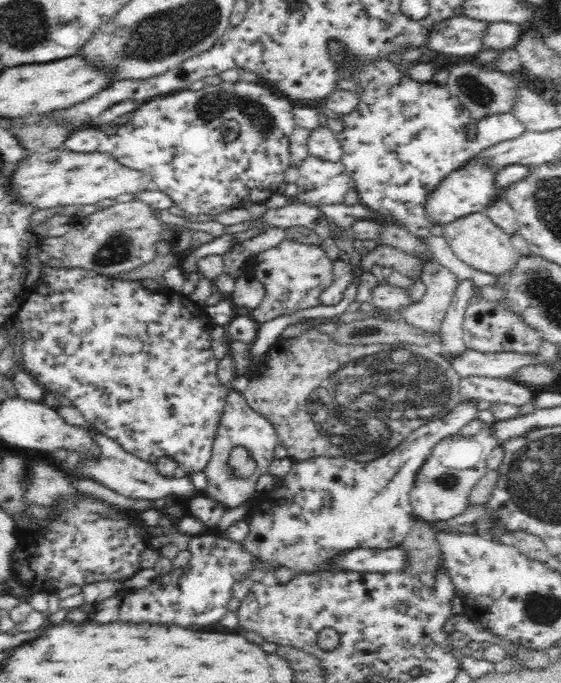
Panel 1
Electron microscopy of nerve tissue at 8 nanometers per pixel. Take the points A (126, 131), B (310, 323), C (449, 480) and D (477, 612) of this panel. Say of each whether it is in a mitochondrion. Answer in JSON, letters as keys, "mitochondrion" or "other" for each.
{"A":"other","B":"other","C":"mitochondrion","D":"other"}

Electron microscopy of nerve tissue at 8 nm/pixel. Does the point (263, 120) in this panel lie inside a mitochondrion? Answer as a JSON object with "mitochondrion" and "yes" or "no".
{"mitochondrion":"yes"}

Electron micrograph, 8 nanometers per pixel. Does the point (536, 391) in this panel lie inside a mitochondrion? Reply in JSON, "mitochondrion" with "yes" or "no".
{"mitochondrion":"no"}

